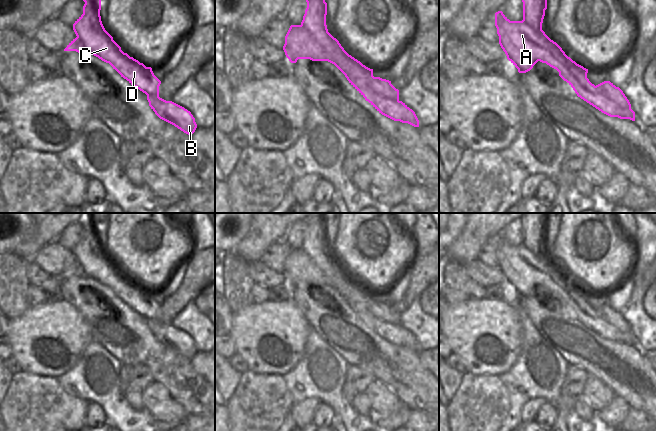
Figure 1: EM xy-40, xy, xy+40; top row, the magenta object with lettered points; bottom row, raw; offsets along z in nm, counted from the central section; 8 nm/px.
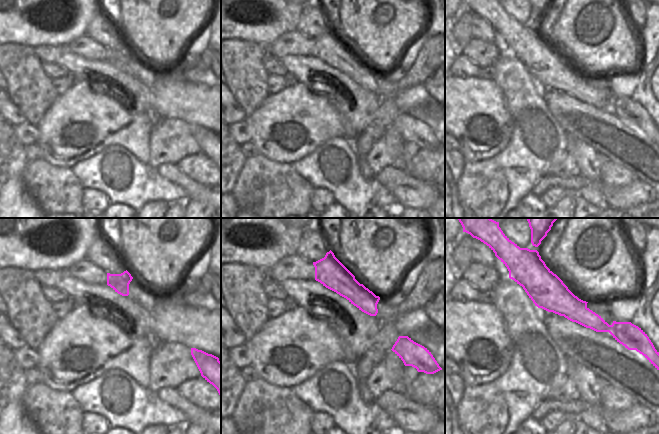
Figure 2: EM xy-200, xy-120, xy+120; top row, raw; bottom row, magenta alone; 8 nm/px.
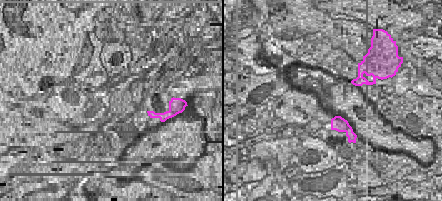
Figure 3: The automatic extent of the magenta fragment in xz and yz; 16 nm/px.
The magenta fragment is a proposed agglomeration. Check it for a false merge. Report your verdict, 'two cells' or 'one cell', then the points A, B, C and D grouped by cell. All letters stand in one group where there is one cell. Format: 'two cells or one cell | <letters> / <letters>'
two cells | A B / C D

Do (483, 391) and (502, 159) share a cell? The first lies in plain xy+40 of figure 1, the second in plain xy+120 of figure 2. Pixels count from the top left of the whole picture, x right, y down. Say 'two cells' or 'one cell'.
two cells

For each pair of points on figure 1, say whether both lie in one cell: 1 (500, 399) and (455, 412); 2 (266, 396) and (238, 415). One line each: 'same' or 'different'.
1: same
2: same

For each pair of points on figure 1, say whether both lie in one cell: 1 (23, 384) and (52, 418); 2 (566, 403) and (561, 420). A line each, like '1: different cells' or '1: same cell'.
1: same cell
2: same cell

